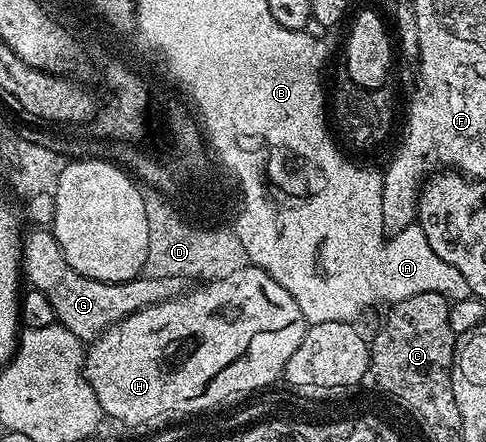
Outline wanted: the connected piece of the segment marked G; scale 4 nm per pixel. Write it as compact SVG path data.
M38 226L31 230L21 240L22 275L30 287L41 290L41 294L49 298L56 321L78 337L101 335L109 326L113 326L118 320L124 320L129 314L184 291L184 281L177 277L153 278L143 274L120 284L102 284L100 280L90 280L85 278L85 274L77 274L77 270L73 270L73 266L65 262L65 254L54 231Z

